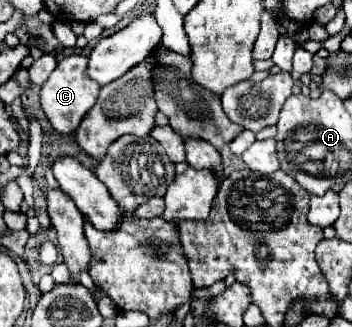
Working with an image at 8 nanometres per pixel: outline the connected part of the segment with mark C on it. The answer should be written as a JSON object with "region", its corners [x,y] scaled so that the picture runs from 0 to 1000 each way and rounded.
{"region":[[[239,168],[182,174],[159,199],[159,211],[148,217],[148,229],[136,235],[136,248],[114,272],[114,321],[119,321],[119,339],[131,346],[136,370],[148,376],[148,388],[165,407],[210,407],[222,394],[233,358],[273,315],[284,260],[273,260],[267,248],[250,242],[244,205],[250,205],[250,174],[239,174]]]}

